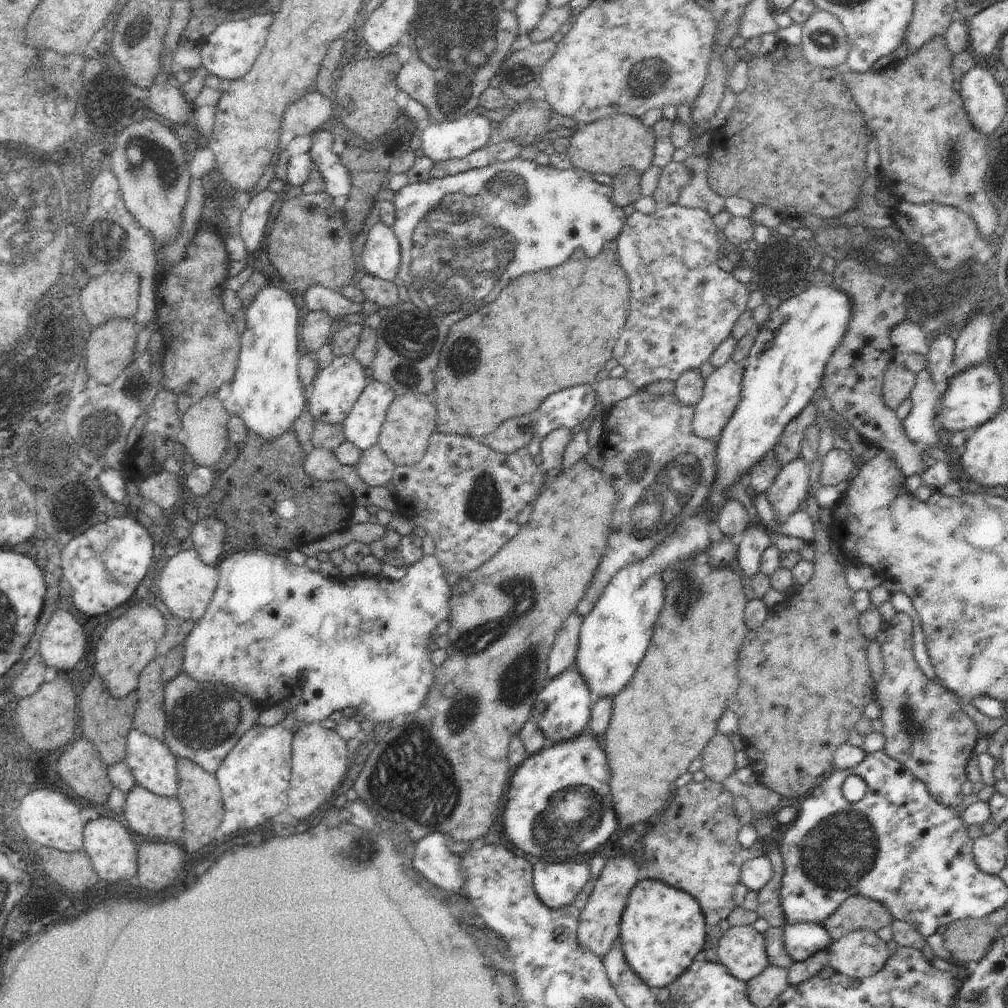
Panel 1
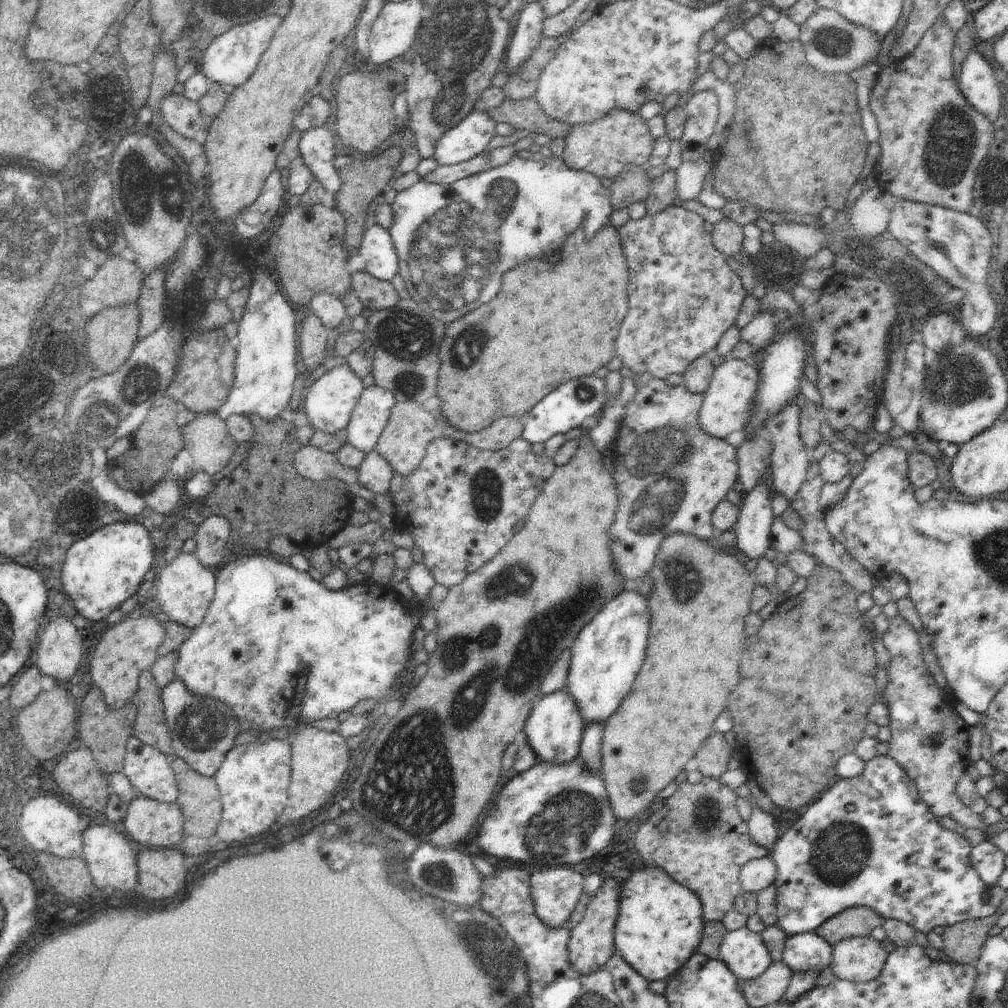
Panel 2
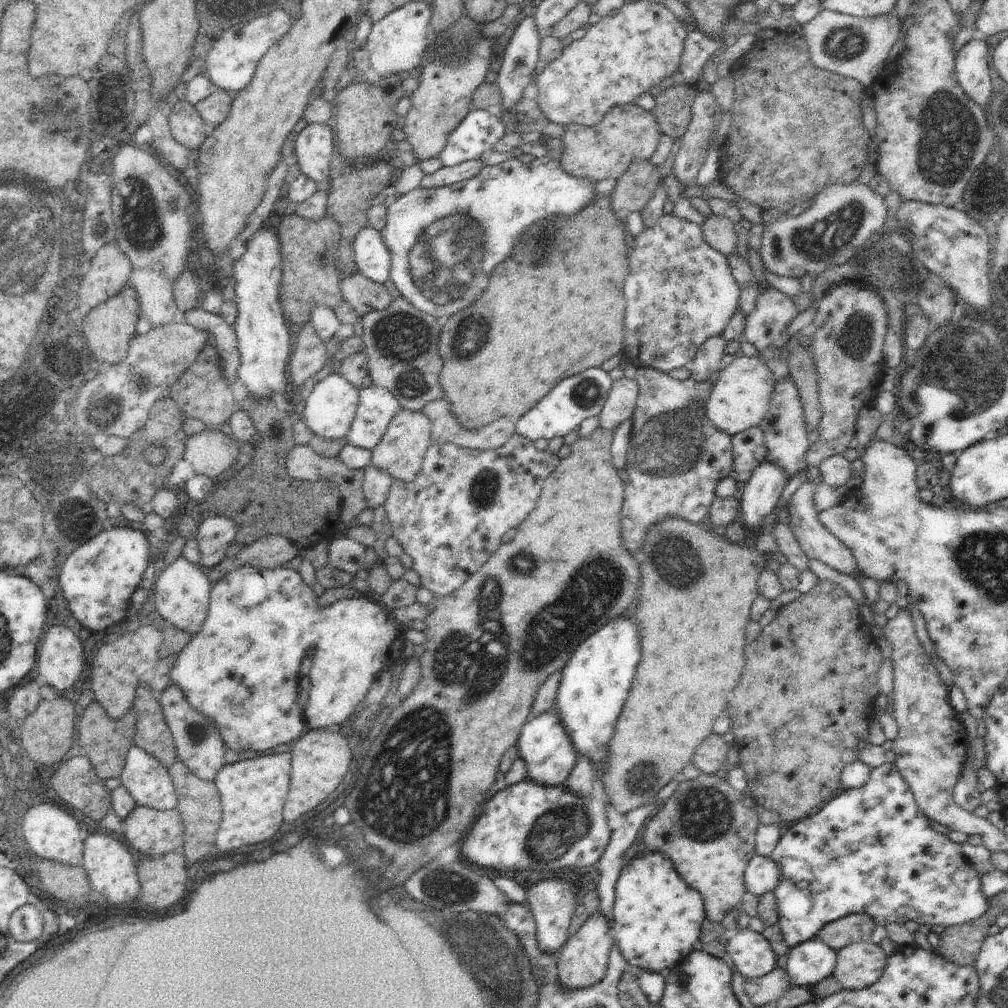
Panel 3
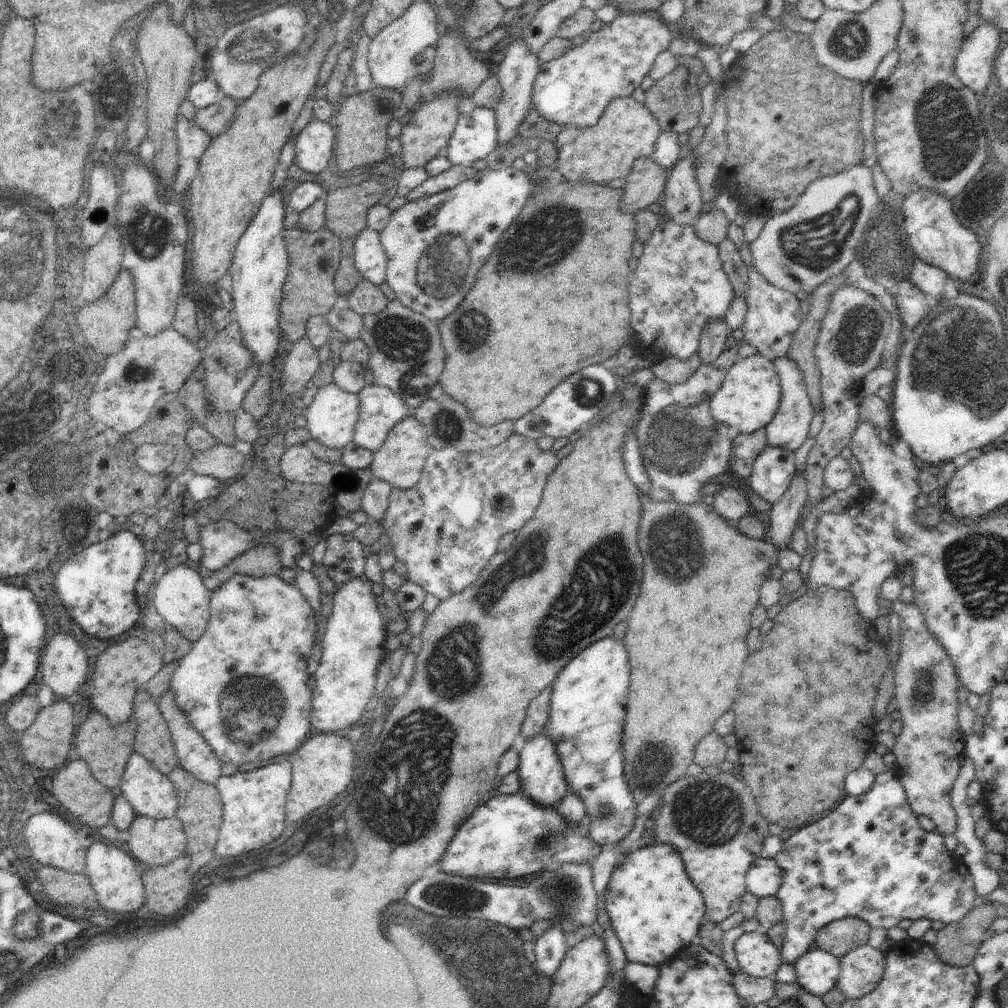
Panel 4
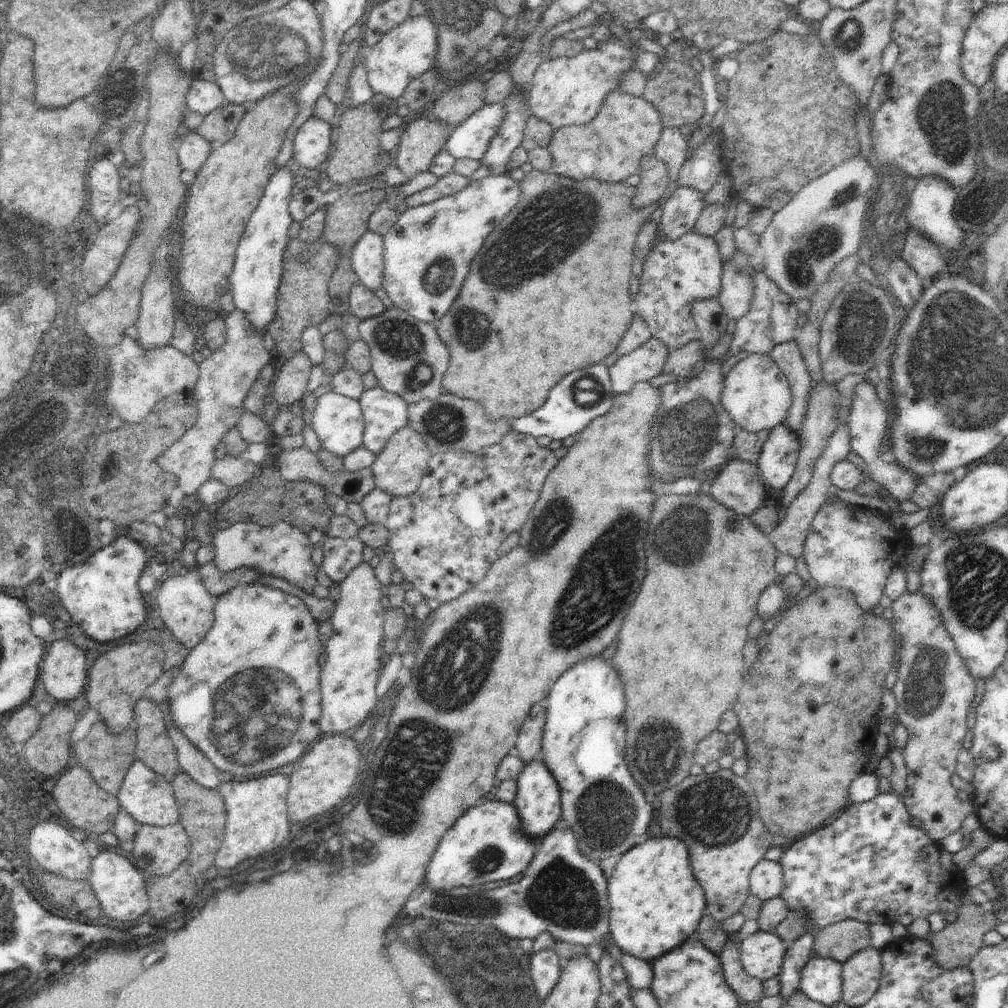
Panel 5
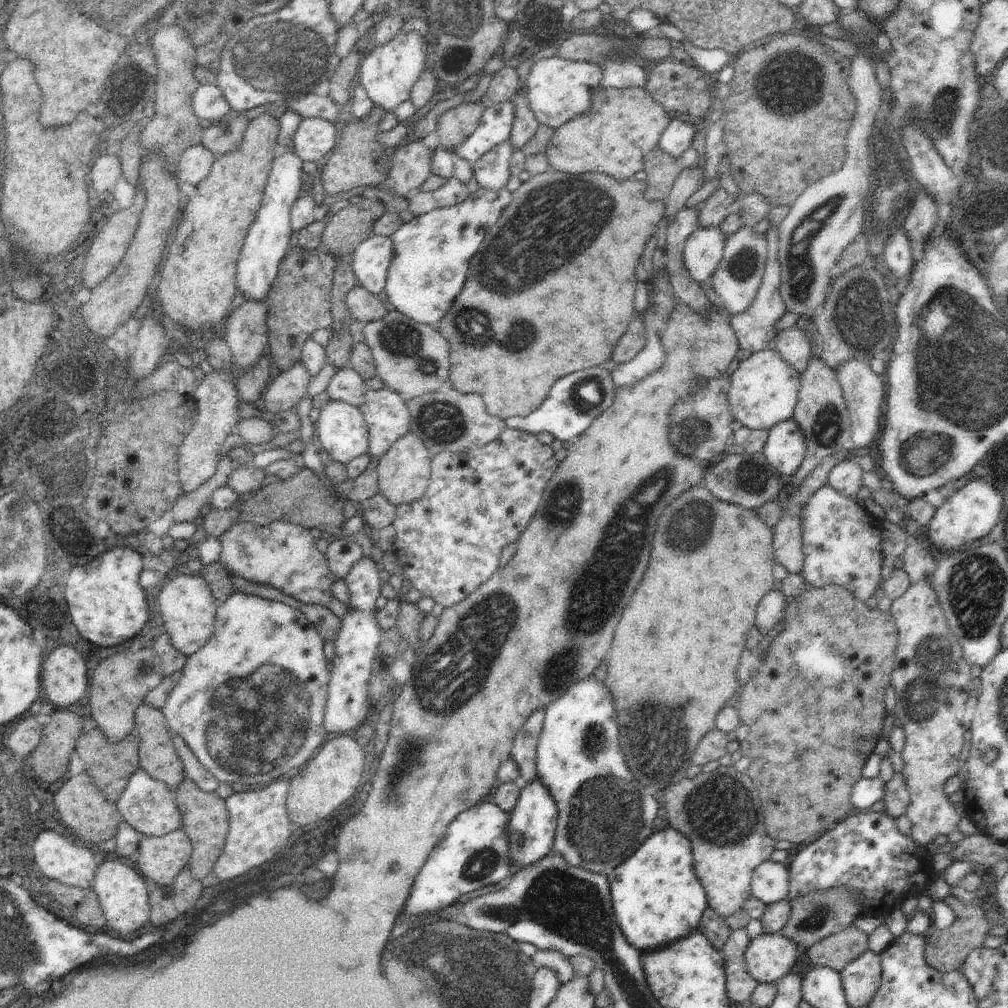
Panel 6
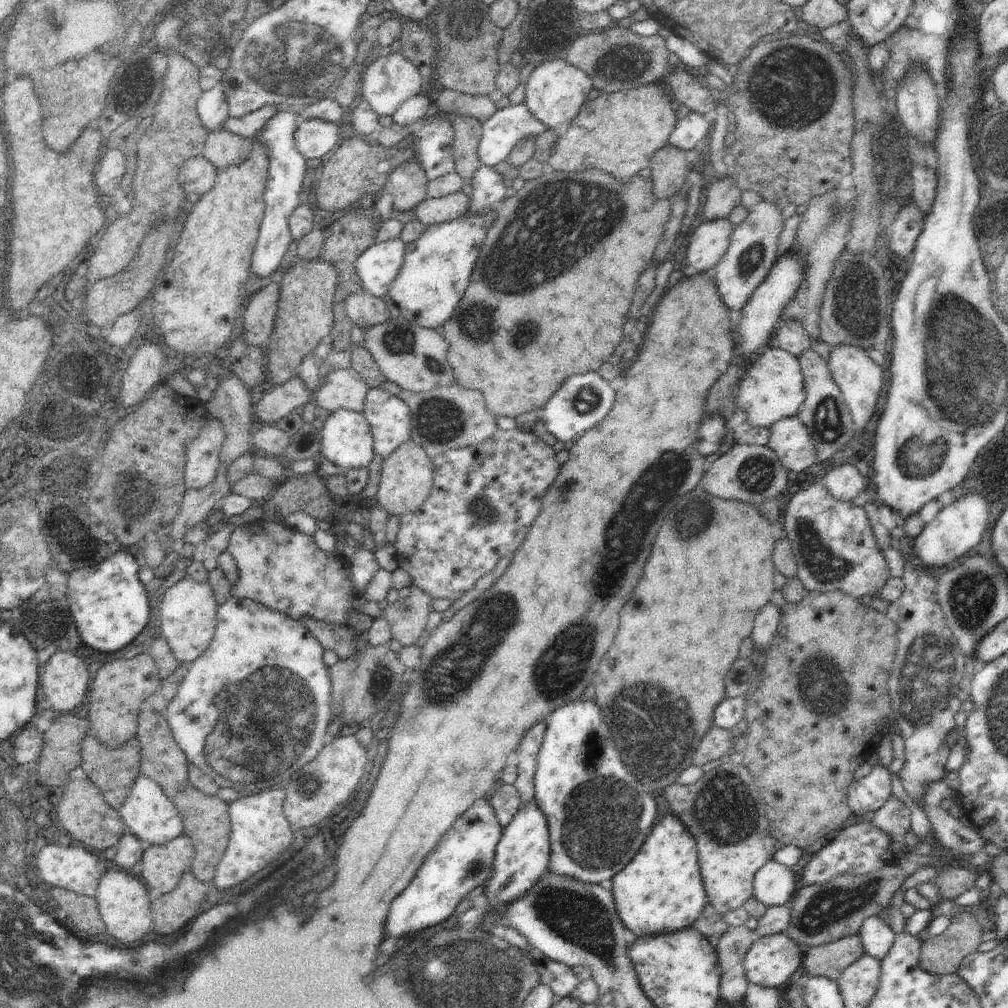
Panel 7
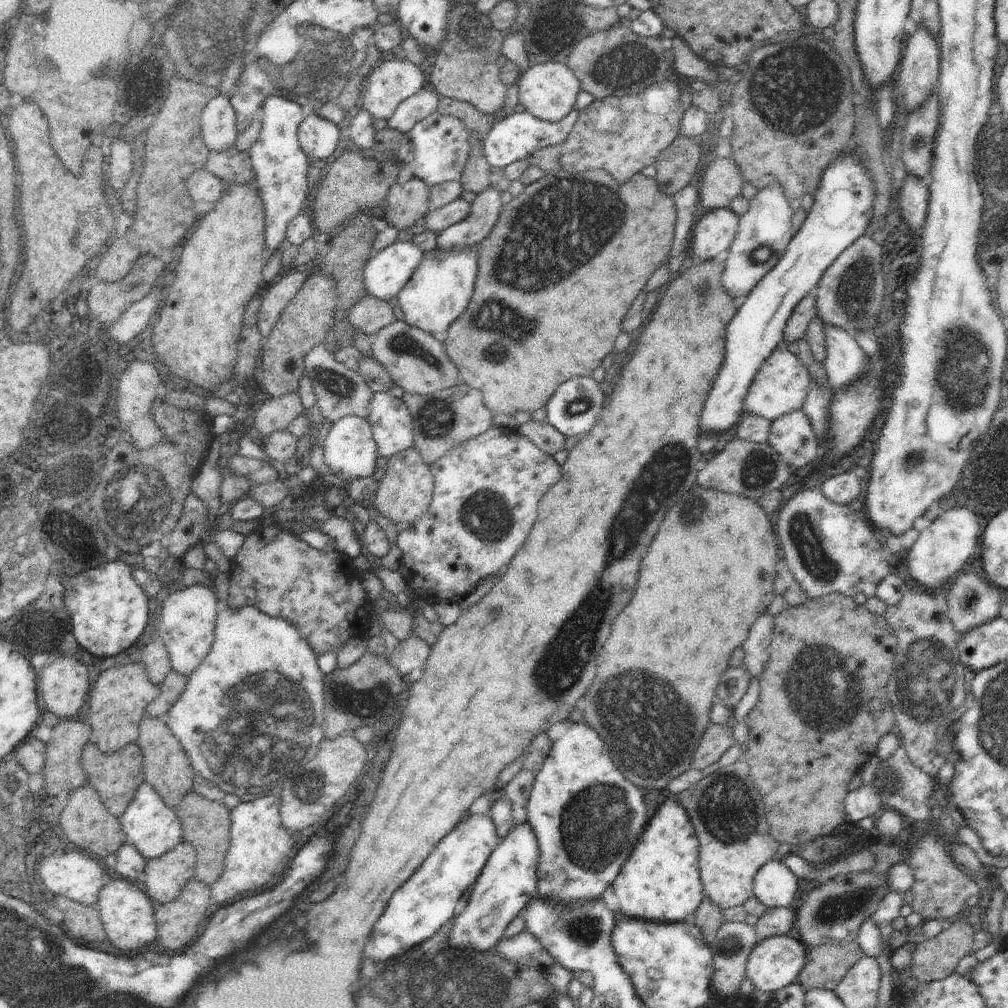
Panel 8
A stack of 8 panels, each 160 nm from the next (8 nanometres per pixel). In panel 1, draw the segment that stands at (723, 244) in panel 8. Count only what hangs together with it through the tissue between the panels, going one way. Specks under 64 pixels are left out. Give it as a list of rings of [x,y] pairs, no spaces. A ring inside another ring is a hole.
[[[676,202],[658,207],[649,215],[634,211],[616,238],[617,259],[629,280],[630,310],[612,358],[624,366],[625,377],[637,389],[644,389],[656,381],[677,381],[688,369],[700,368],[720,343],[731,335],[737,318],[747,309],[748,287],[718,266],[718,260],[726,249],[718,242],[717,231],[709,212],[701,208],[681,207]]]

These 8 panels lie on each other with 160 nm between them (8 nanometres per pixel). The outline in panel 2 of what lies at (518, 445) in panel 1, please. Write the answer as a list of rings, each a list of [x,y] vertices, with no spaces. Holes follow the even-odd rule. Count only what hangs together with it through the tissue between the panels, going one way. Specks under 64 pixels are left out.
[[[502,417],[494,424],[479,430],[478,432],[467,433],[451,424],[444,424],[442,434],[444,437],[452,437],[457,441],[464,441],[479,449],[499,451],[512,444],[513,440],[522,434],[523,422],[514,417]]]

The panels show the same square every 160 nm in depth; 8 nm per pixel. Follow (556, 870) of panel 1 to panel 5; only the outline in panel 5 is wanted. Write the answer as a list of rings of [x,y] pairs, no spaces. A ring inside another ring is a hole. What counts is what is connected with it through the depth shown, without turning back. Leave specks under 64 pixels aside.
[[[553,948],[531,955],[530,974],[538,1000],[544,1002],[550,996],[560,978],[562,967],[563,962]]]

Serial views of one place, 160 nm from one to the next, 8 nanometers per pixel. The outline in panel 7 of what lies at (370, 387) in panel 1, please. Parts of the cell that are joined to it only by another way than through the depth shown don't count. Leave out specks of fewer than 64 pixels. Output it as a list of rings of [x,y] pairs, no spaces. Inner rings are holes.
[[[381,387],[370,389],[366,395],[364,416],[370,423],[374,452],[388,458],[402,443],[412,438],[411,412],[403,401]]]

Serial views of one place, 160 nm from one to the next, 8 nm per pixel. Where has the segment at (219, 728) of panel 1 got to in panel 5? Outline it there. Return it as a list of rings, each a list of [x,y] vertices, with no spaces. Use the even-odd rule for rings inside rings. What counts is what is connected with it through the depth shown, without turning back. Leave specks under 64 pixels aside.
[[[168,700],[163,702],[162,710],[164,718],[169,722],[167,729],[177,752],[180,771],[189,774],[197,783],[207,789],[217,789],[222,784],[221,772],[178,727],[171,723]]]

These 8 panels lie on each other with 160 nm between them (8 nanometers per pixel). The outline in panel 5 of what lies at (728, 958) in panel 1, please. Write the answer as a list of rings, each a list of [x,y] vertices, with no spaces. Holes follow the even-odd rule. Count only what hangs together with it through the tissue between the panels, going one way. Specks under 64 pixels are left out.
[[[757,931],[742,939],[738,956],[749,976],[766,981],[780,975],[788,948],[776,934]]]

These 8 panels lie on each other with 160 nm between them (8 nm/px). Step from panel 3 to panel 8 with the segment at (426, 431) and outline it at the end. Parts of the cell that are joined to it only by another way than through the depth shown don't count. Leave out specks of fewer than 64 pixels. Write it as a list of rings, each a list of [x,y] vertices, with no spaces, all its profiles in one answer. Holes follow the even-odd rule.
[[[414,446],[393,454],[387,462],[387,469],[379,480],[374,495],[374,506],[384,516],[398,524],[399,527],[412,525],[422,516],[431,503],[434,477],[430,467],[422,460],[422,455]]]

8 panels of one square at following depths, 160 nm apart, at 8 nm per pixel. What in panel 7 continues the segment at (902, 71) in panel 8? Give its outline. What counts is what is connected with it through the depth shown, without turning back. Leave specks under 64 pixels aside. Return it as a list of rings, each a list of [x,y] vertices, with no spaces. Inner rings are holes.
[[[912,65],[898,80],[897,110],[908,135],[932,143],[937,135],[941,96],[924,65]]]

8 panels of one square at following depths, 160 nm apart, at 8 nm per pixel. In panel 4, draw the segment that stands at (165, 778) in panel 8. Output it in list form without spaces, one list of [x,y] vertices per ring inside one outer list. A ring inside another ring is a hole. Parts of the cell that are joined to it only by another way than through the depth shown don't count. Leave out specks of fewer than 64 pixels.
[[[141,689],[133,702],[133,720],[138,724],[133,752],[142,754],[154,768],[164,775],[170,775],[179,767],[175,756],[175,747],[167,721],[160,713],[158,702]]]

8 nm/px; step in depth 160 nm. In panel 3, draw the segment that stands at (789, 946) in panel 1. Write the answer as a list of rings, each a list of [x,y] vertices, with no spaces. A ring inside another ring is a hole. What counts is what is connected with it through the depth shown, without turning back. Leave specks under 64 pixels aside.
[[[815,937],[789,950],[785,970],[792,985],[814,987],[833,976],[836,960],[837,951]]]

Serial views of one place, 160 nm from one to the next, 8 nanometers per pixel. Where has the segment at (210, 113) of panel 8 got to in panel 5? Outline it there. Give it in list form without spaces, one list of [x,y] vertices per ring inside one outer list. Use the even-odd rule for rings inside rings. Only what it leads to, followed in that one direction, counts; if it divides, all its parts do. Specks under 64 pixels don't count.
[[[194,78],[187,92],[185,104],[188,111],[196,111],[207,115],[225,103],[223,92],[215,80],[206,81]]]

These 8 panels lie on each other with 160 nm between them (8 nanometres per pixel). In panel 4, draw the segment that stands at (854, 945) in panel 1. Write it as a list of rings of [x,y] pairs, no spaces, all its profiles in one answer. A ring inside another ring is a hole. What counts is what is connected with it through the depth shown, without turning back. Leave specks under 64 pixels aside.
[[[871,945],[852,948],[840,960],[840,977],[836,989],[846,999],[866,996],[882,980],[885,970],[886,952],[875,950]]]

